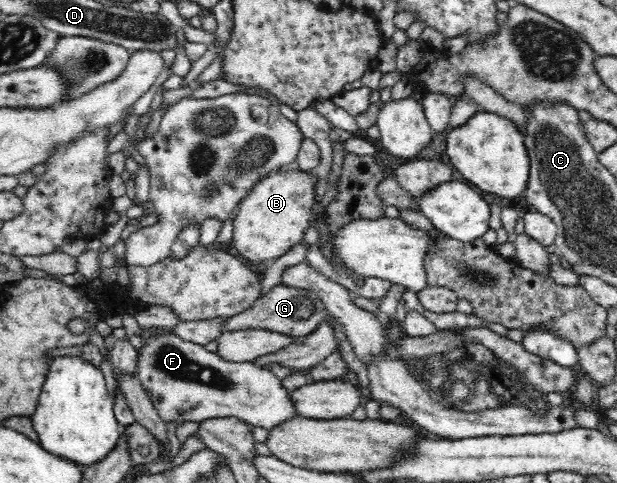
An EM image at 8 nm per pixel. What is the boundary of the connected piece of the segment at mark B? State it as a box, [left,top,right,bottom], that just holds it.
[231,169,316,267]

